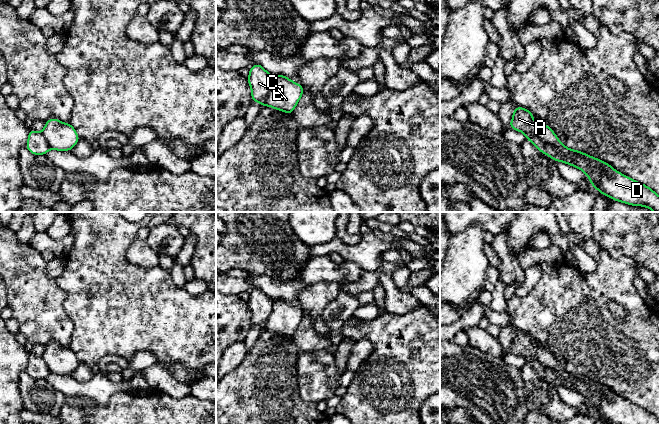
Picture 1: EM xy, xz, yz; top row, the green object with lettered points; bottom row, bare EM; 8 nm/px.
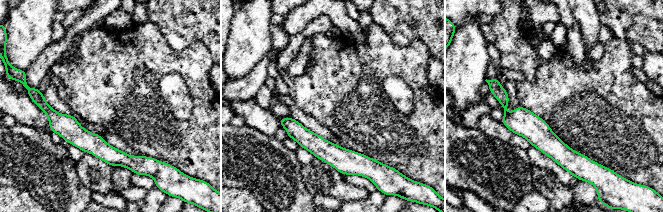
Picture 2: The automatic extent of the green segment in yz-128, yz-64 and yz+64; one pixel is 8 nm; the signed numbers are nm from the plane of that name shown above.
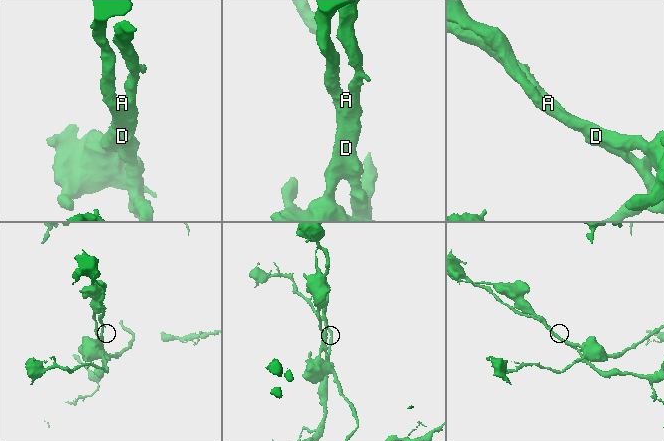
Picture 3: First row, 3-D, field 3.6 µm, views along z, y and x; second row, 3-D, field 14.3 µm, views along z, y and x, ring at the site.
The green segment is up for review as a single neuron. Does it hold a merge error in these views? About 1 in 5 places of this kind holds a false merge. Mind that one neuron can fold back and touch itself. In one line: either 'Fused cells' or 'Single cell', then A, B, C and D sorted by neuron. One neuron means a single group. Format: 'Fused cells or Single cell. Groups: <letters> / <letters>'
Single cell. Groups: A B C D

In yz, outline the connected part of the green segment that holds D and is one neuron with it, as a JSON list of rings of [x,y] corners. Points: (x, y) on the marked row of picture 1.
[[[521,106],[513,110],[509,128],[523,132],[541,153],[557,162],[579,168],[584,172],[592,187],[601,195],[632,206],[644,206],[659,212],[659,195],[650,187],[618,171],[603,160],[578,150],[569,149],[558,139],[554,131],[542,120],[535,123],[533,113]]]

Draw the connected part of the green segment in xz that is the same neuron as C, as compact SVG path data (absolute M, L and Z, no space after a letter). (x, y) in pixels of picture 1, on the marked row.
M259 63L249 69L247 79L251 87L252 102L269 106L276 110L292 114L302 97L304 88L284 75L271 77Z

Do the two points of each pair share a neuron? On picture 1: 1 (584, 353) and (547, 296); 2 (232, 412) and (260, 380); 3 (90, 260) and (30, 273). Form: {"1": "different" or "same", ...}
{"1": "same", "2": "same", "3": "different"}

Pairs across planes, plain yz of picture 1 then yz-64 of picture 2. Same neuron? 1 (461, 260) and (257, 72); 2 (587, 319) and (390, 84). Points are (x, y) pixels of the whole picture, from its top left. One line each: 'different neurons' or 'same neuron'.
1: different neurons
2: different neurons

